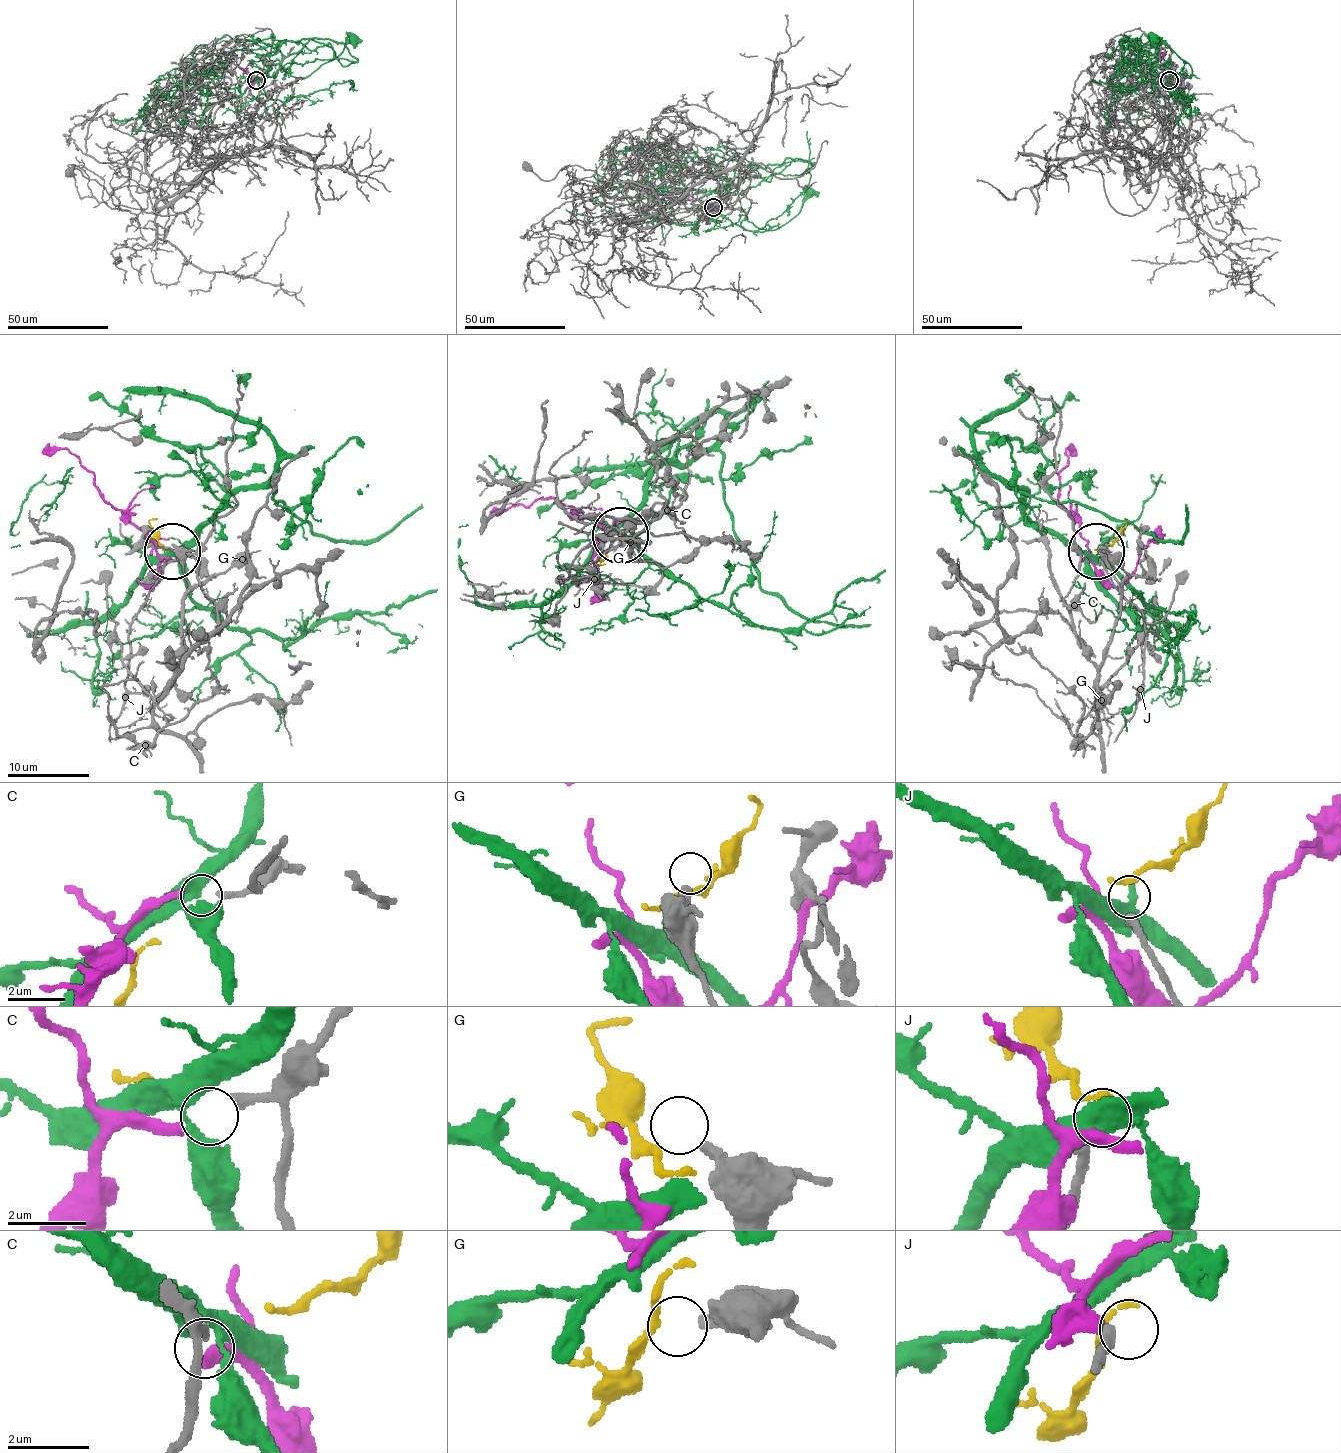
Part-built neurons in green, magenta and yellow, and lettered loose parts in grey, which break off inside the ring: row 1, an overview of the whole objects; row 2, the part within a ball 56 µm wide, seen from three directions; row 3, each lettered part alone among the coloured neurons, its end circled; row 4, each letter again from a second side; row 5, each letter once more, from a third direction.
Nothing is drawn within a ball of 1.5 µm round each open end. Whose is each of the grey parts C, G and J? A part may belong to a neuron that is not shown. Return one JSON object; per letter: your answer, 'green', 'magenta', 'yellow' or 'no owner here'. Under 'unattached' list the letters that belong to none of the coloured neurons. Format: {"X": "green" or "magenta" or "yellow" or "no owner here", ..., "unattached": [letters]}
{"C": "magenta", "G": "no owner here", "J": "no owner here", "unattached": ["G", "J"]}

